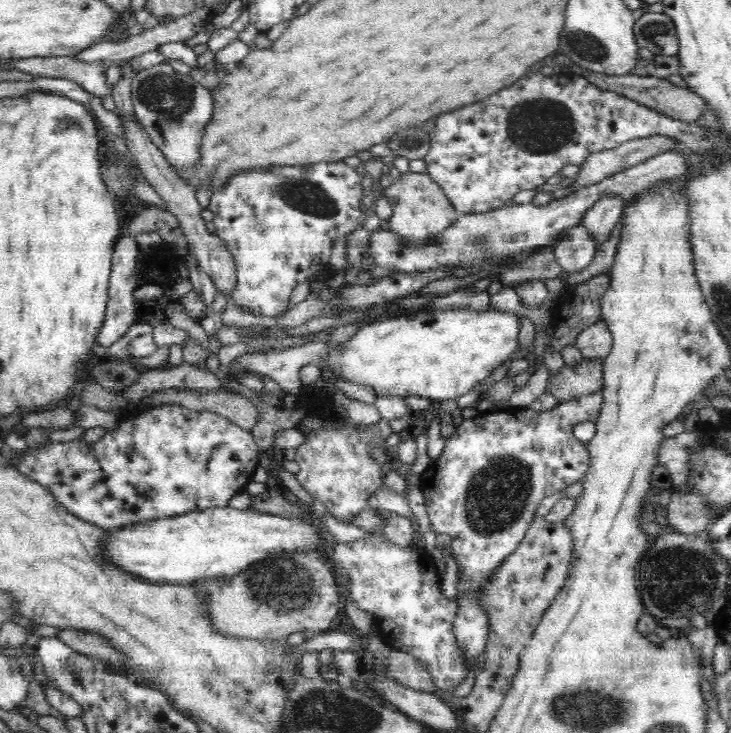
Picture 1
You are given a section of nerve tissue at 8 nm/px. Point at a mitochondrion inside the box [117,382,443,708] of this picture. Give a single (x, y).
(282, 588)

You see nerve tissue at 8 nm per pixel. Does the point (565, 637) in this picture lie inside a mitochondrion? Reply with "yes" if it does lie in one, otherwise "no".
no

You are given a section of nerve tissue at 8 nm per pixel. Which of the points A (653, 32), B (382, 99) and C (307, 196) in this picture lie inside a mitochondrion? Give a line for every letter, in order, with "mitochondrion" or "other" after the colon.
A: mitochondrion
B: other
C: mitochondrion

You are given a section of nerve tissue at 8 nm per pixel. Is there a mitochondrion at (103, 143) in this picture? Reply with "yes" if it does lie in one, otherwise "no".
no

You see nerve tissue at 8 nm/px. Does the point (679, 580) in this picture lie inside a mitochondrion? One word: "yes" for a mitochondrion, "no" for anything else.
yes

